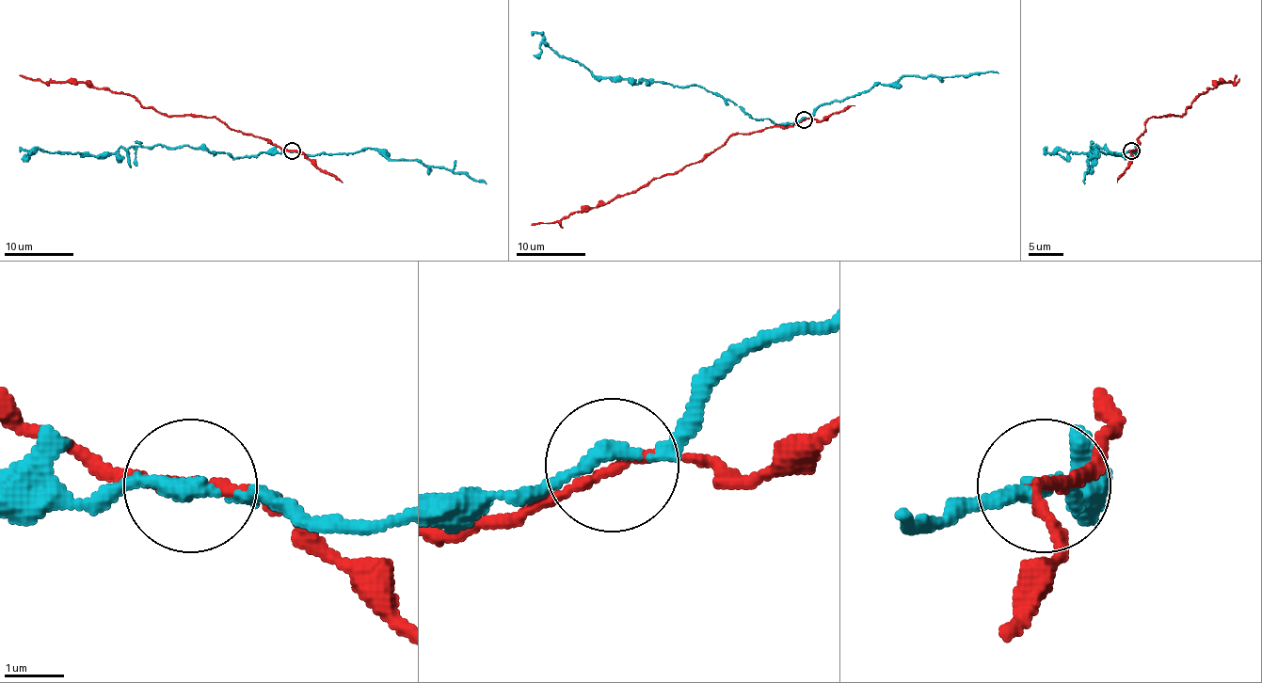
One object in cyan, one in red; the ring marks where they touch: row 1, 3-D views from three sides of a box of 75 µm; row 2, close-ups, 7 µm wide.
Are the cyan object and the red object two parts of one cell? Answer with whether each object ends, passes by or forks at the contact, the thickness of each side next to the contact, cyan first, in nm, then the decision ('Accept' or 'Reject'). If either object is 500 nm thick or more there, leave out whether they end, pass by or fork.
At the ring cyan passes by. At the ring red passes by. Thickness 240 nm (cyan) against 170 nm. Reject

